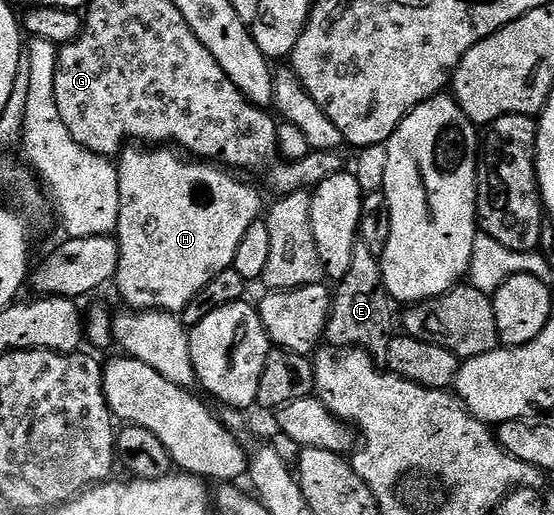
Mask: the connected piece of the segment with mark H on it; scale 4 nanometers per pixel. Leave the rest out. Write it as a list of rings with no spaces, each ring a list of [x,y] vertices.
[[[171,148],[124,149],[118,155],[117,169],[119,270],[115,273],[114,285],[119,286],[120,296],[131,305],[128,307],[132,311],[182,312],[213,276],[234,267],[241,239],[252,224],[260,221],[265,202],[263,206],[258,188],[242,182],[238,173],[218,164],[180,156]]]

